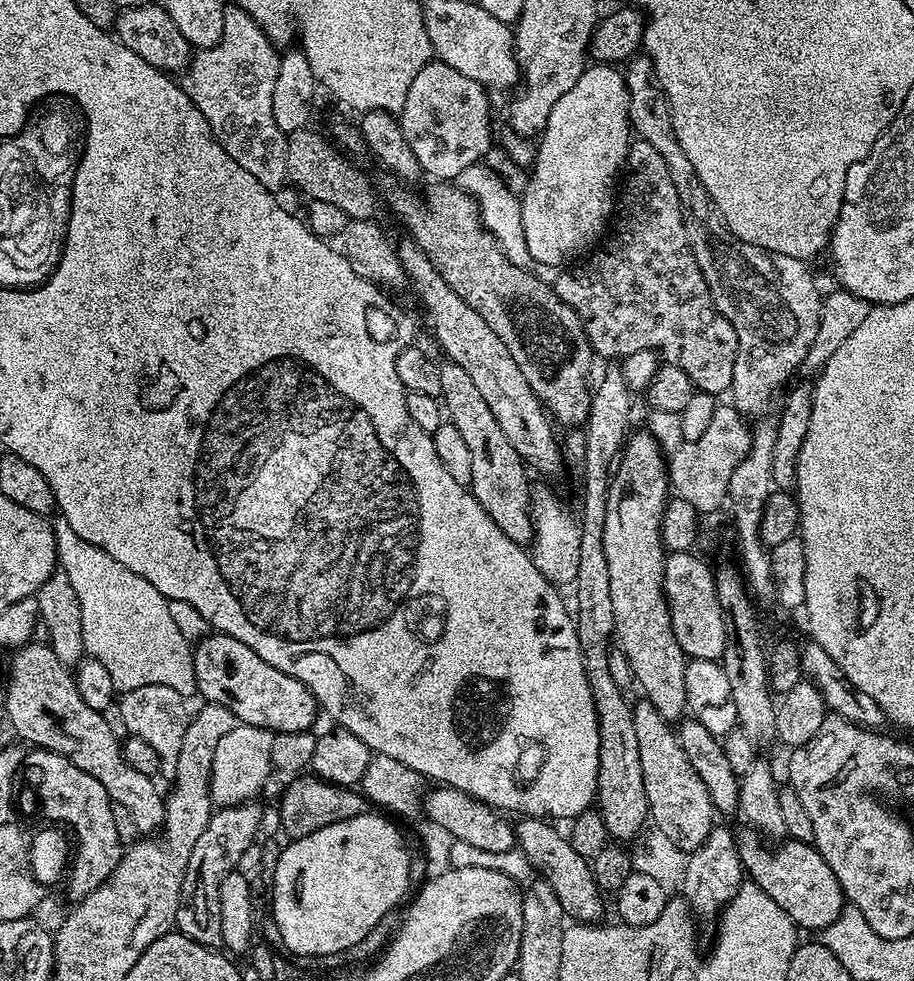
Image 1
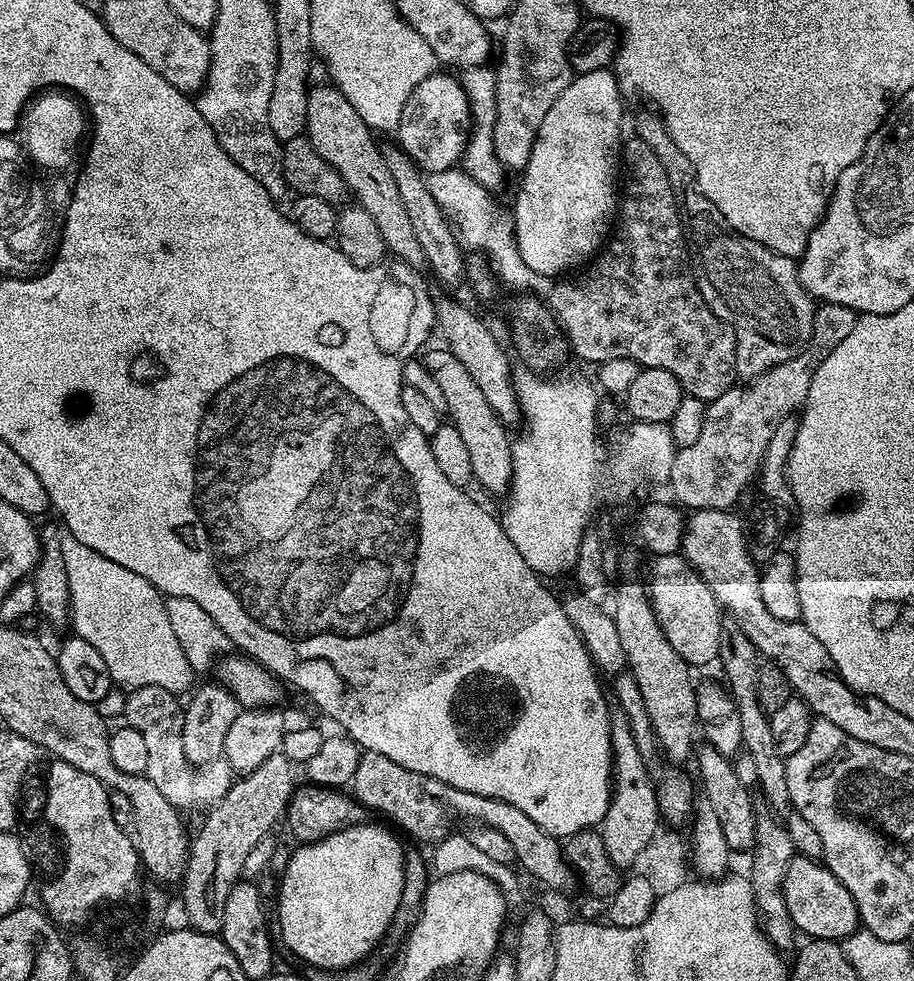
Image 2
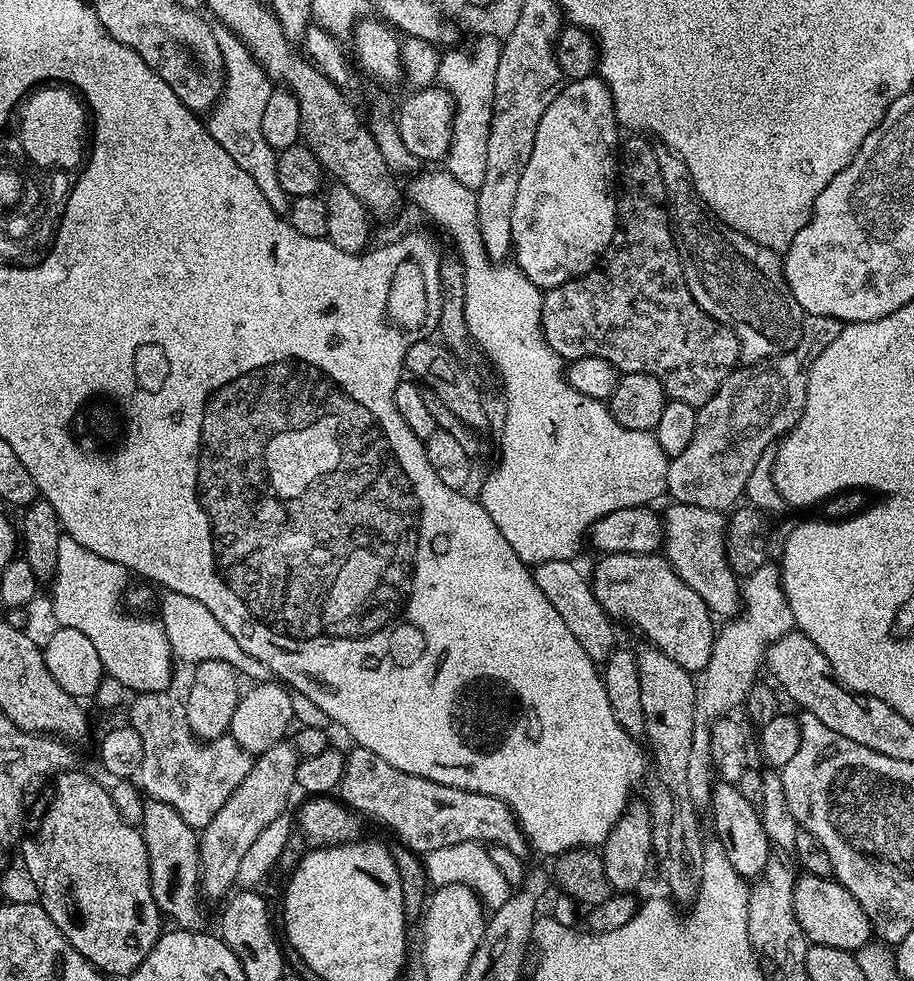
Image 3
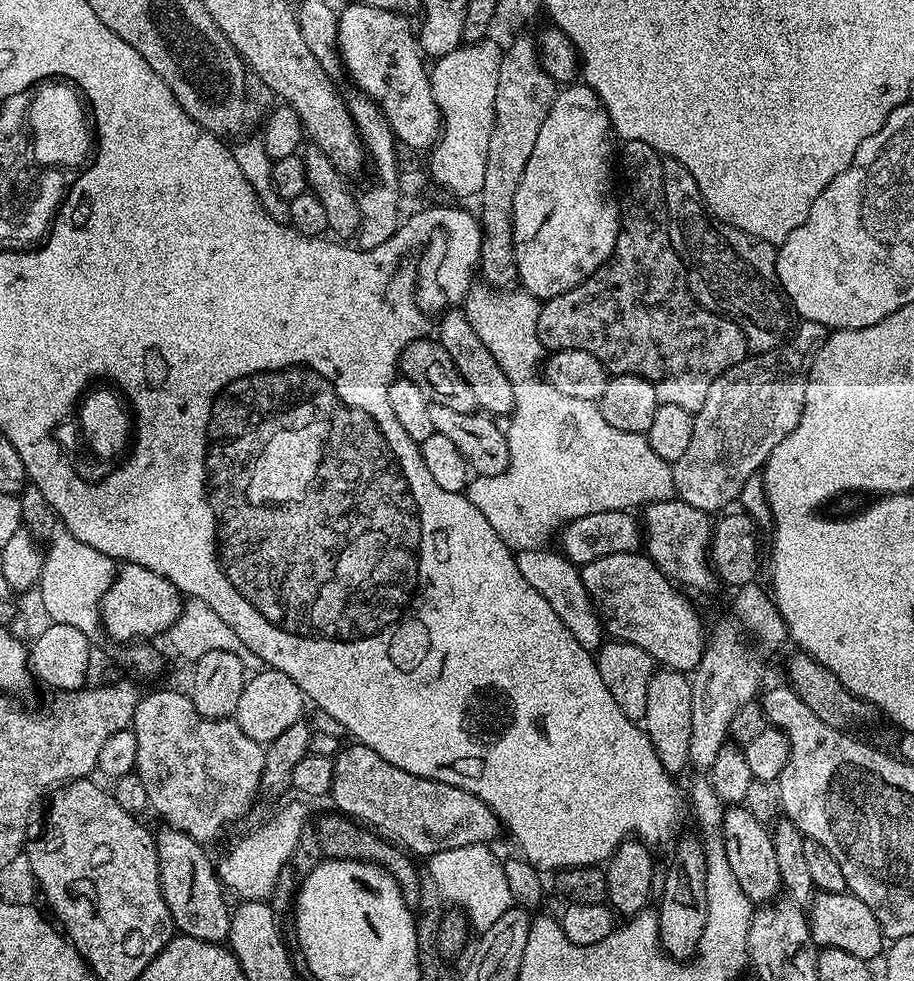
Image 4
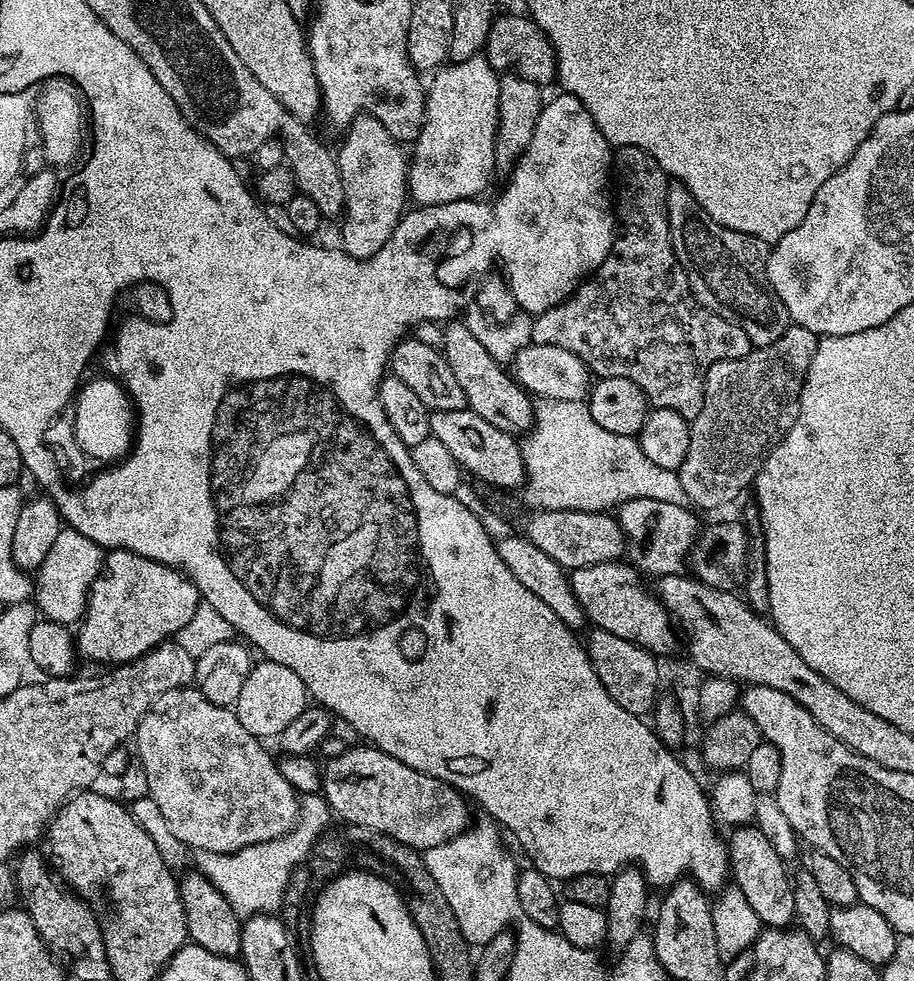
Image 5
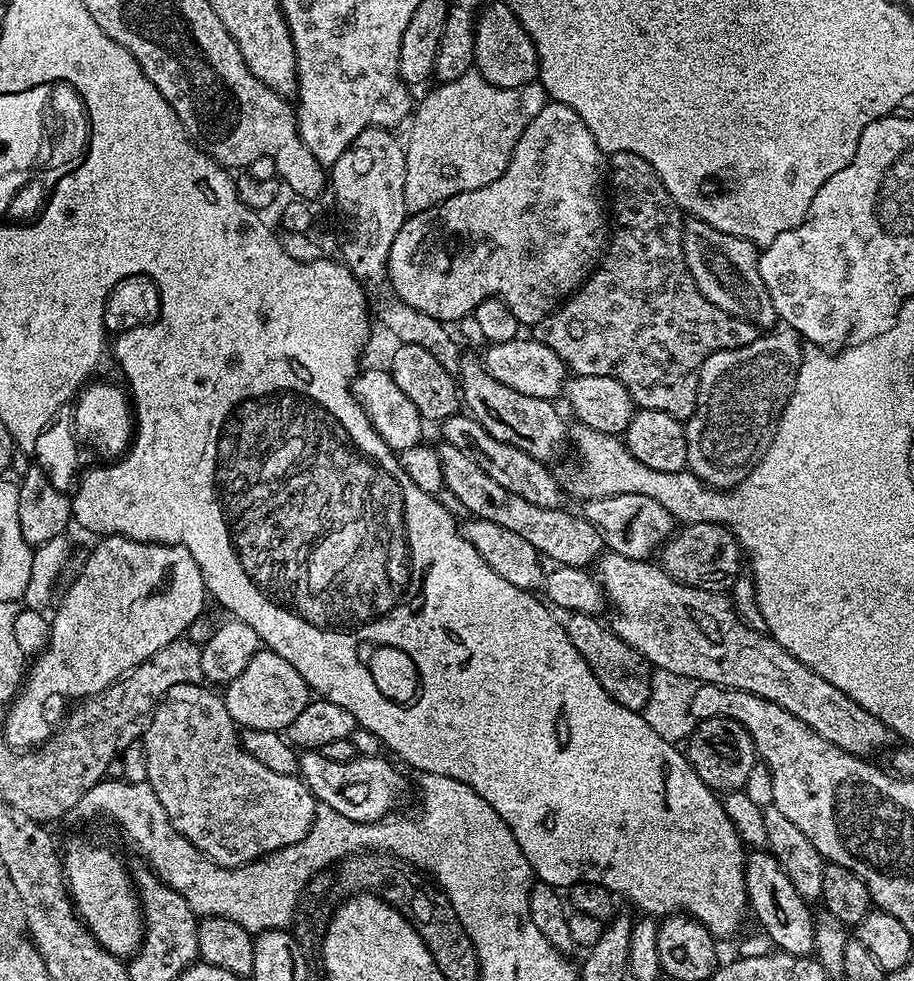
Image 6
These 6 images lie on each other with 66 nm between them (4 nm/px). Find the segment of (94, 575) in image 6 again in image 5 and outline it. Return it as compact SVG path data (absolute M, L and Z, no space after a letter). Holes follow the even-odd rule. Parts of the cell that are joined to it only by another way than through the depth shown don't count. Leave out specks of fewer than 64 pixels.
M113 548L103 557L103 567L88 591L84 615L78 624L79 655L88 660L101 660L104 666L131 664L139 656L145 656L153 648L171 641L201 603L199 590L180 569L142 558L125 548Z

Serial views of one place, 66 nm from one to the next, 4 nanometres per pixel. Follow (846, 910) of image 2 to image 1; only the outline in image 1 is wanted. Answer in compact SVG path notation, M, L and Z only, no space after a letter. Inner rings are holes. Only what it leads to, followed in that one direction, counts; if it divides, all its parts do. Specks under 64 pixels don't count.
M744 826L738 832L736 849L751 883L766 890L766 894L770 894L770 898L774 898L774 902L778 902L778 906L786 910L786 914L796 923L797 929L823 930L840 917L846 907L844 891L838 878L834 878L834 870L830 870L826 858L822 858L815 846L791 838L777 843L772 847L774 849L767 846L770 847L751 826Z

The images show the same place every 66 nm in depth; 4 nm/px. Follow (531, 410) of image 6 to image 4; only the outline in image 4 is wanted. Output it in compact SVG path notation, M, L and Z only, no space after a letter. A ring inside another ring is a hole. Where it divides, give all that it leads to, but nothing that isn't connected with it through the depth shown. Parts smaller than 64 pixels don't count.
M449 307L439 317L439 320L440 345L444 347L446 354L450 354L450 358L454 358L454 366L458 366L458 374L462 374L462 378L466 378L466 383L470 386L470 391L476 399L477 409L493 418L507 417L514 406L514 390L510 386L510 378L506 378L506 374L502 374L502 366L498 366L498 362L494 362L494 354L490 354L490 350L486 350L482 338L478 338L478 334L474 334L474 326L470 326L470 318L466 318L463 307Z

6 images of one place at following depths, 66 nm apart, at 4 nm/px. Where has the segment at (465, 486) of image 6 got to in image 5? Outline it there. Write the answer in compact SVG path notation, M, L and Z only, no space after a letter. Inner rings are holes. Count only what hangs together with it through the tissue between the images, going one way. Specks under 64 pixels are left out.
M536 510L531 513L528 525L522 528L538 550L554 558L565 570L620 560L626 552L624 532L619 519L608 512L583 512L582 510Z

